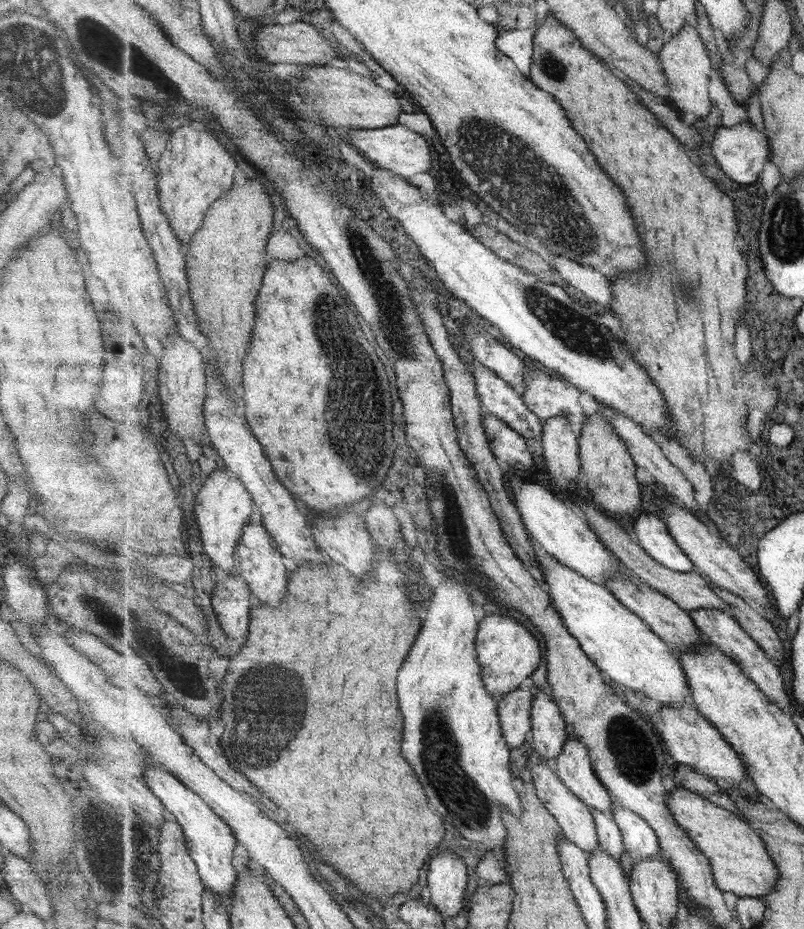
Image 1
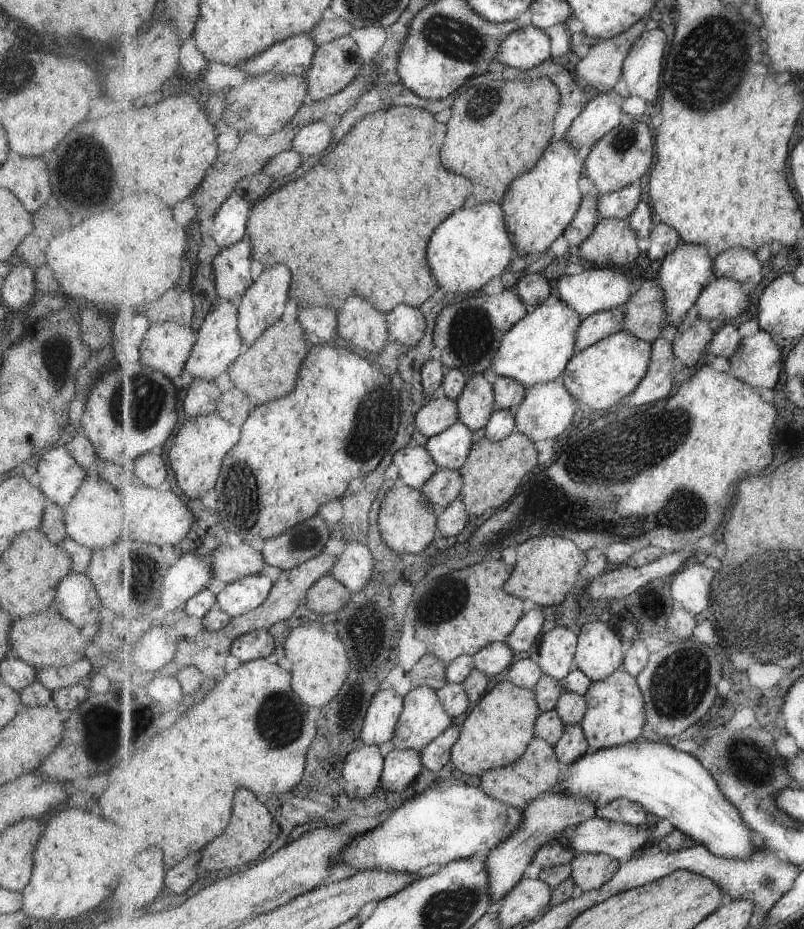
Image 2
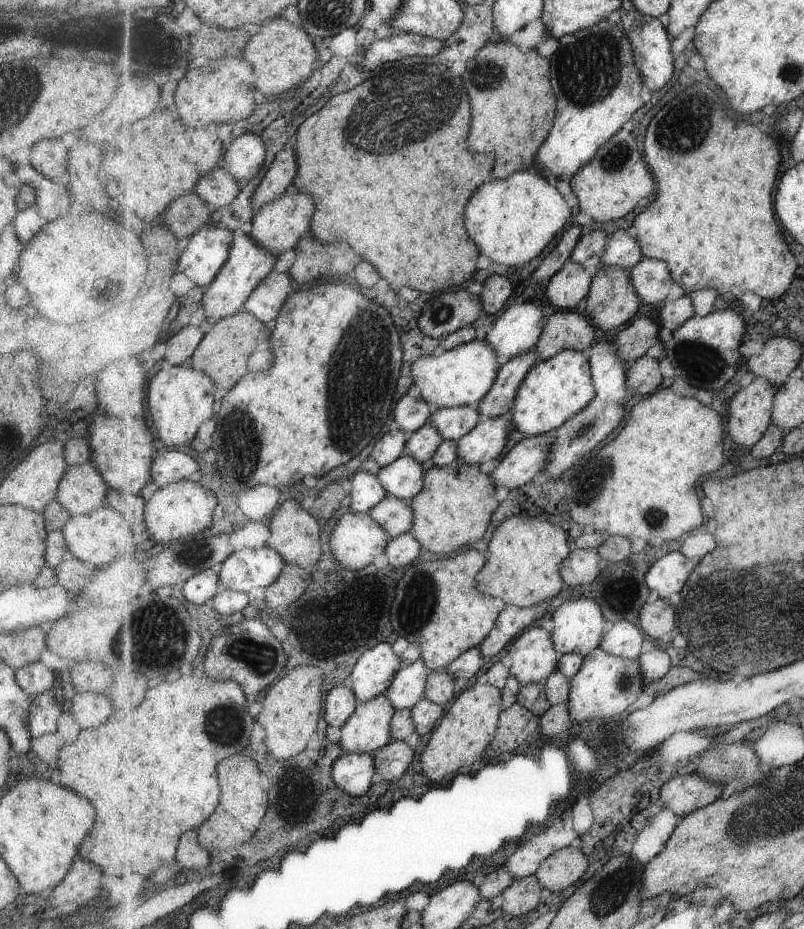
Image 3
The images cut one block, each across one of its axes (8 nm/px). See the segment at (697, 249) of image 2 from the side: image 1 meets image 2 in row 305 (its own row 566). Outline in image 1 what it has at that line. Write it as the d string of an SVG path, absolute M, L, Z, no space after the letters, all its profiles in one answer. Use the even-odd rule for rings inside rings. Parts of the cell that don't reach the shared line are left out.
M641 514L633 523L632 533L654 560L677 572L693 572L695 563L679 547L669 525L659 516Z

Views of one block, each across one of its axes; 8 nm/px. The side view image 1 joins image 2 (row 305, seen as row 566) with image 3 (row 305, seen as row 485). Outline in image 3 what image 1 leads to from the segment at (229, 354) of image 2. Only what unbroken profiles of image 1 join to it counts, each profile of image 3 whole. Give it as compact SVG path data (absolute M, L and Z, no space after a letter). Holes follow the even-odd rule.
M236 233L230 258L227 259L225 266L210 284L210 288L203 294L202 308L204 309L204 318L207 319L207 322L215 326L220 320L236 315L240 311L243 312L247 300L251 298L253 292L259 288L259 284L273 270L275 262L277 262L277 257L273 256L271 252L267 252L251 236Z

